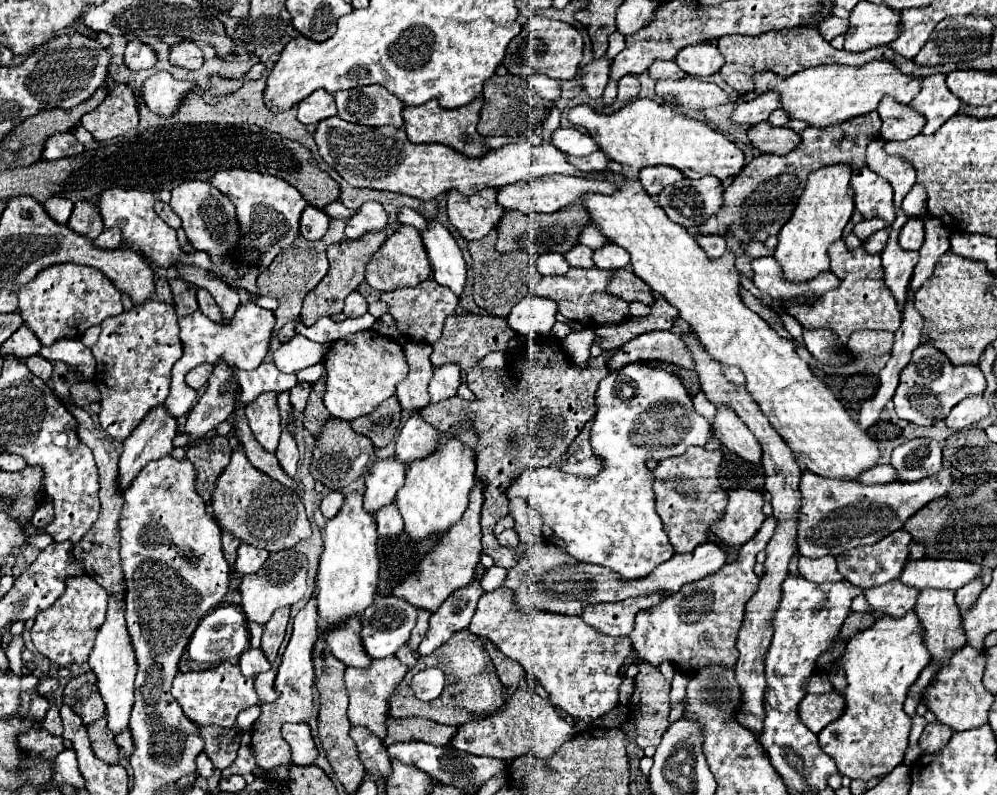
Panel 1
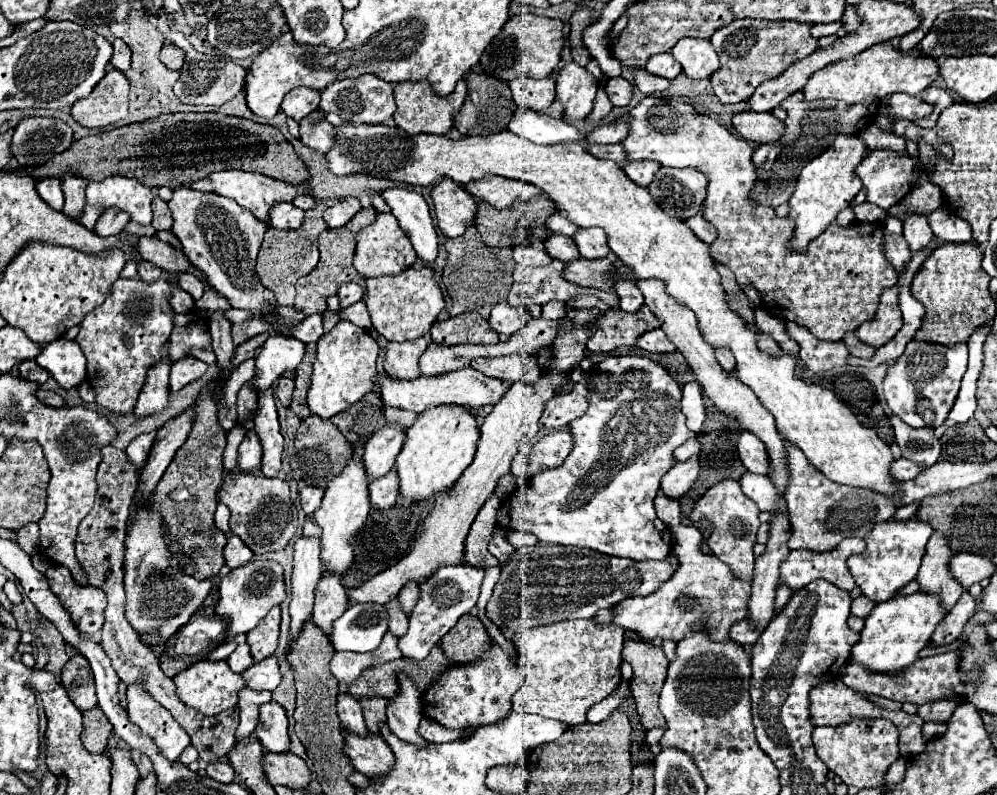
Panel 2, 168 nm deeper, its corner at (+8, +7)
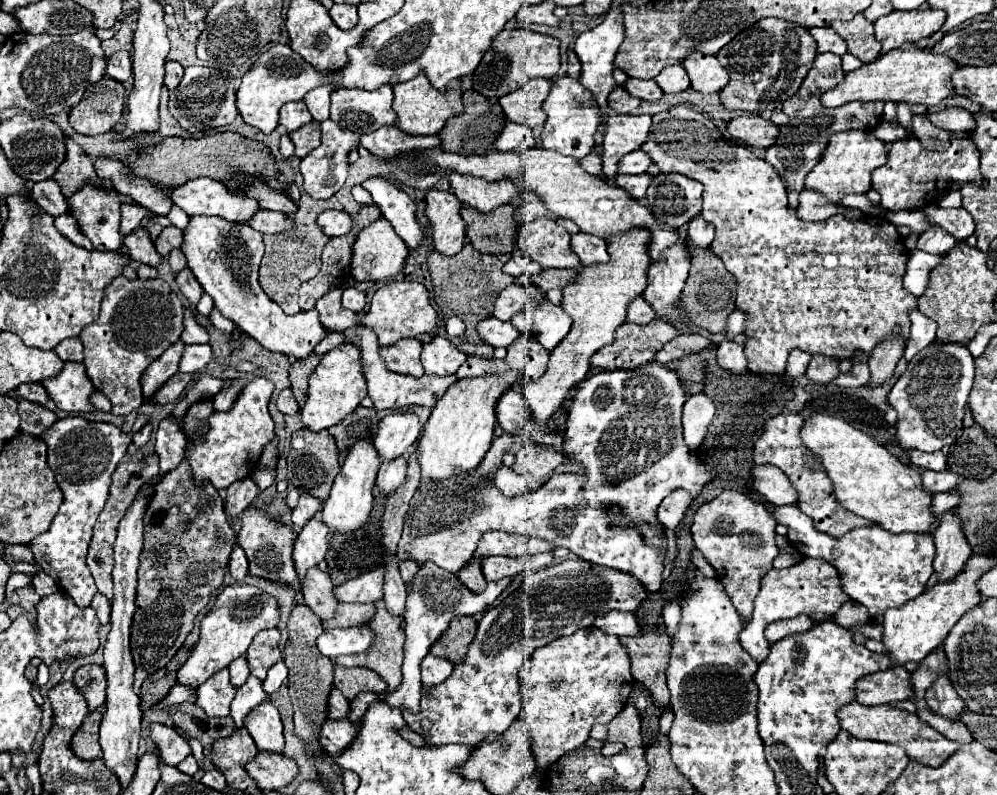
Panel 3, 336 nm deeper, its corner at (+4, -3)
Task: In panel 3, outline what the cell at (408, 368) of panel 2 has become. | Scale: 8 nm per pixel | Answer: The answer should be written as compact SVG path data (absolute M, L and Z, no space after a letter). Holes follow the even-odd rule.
M403 338L403 342L397 342L395 346L381 348L381 356L385 358L387 368L397 374L409 374L409 376L423 374L419 354L421 354L421 342L417 338Z

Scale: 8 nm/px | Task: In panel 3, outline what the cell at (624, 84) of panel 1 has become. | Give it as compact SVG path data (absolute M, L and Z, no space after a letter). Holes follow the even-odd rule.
M615 86L609 94L609 106L617 112L617 114L633 114L639 108L641 100L633 98L625 88Z

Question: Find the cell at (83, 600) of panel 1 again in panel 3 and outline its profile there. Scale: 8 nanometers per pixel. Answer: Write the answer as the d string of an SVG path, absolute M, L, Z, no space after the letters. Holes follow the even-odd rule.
M95 594L93 602L91 602L91 608L95 608L97 612L97 618L101 624L107 624L109 622L109 614L111 614L111 602L107 602L107 598L103 598L103 594Z

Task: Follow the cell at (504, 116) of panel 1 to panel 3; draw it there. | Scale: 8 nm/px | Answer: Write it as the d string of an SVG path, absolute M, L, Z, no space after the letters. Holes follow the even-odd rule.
M467 90L463 92L463 112L459 116L453 116L445 122L443 130L439 132L441 138L441 150L445 152L457 152L463 156L471 156L471 154L487 154L493 150L493 144L497 140L497 136L501 134L507 118L503 114L503 110L499 108L499 104L489 102L487 98L483 98L481 94Z

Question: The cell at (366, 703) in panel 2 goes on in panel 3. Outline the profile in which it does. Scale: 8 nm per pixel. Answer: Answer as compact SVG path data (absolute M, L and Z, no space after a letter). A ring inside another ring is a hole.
M363 692L363 694L357 694L355 700L351 700L351 714L347 714L347 718L355 724L359 724L359 720L363 718L363 714L367 712L369 704L371 702L377 702L379 696L375 692Z

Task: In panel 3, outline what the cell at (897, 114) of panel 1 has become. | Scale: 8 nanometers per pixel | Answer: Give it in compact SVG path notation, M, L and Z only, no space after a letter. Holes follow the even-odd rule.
M947 108L943 112L929 114L929 118L935 126L953 134L971 134L971 130L975 130L973 114L963 108Z

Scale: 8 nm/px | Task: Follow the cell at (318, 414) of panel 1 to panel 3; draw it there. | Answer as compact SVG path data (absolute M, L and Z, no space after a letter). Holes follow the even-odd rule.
M313 352L313 354L309 354L307 358L297 360L297 362L291 364L291 368L289 368L291 390L293 390L299 406L305 404L305 398L307 398L307 380L309 380L309 376L313 374L313 370L317 368L319 362L321 362L321 356Z

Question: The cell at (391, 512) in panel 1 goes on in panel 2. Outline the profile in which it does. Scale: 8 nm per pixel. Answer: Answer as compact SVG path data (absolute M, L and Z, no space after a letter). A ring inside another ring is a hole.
M391 470L381 480L375 480L375 484L371 482L371 486L369 486L371 504L375 510L381 510L381 512L395 506L397 494L399 494L399 480L397 480L395 470Z

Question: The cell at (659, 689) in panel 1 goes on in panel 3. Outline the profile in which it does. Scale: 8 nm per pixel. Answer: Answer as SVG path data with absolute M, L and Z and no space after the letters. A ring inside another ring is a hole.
M645 628L643 634L623 636L621 644L625 646L631 658L631 674L637 682L643 682L653 696L653 702L665 710L669 706L669 690L665 670L669 666L671 638L667 632Z

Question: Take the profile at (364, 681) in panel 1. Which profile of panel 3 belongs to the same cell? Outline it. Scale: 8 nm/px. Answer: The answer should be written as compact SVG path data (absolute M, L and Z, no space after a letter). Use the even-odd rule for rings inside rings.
M383 600L375 602L375 616L371 618L371 622L367 622L367 626L373 630L375 634L375 646L371 646L371 650L367 650L367 654L355 654L355 656L339 656L335 662L339 662L341 666L365 666L375 671L387 683L386 692L396 690L403 678L401 674L401 664L403 664L403 642L405 642L405 634L403 634L403 626L401 626L401 618L395 618Z

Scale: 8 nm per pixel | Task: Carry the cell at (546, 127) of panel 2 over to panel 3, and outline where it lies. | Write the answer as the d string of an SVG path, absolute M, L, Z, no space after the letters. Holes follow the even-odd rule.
M507 122L503 128L505 130L499 134L499 138L495 142L495 150L499 150L499 152L513 152L513 150L517 150L523 144L529 144L529 148L535 146L533 132L527 126Z

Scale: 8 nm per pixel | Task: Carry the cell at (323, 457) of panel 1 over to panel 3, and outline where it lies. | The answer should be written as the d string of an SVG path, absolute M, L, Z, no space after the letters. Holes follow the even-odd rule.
M307 428L293 432L291 436L291 452L287 456L287 480L299 490L307 492L319 500L327 500L327 494L331 492L333 480L339 474L341 464L339 464L339 450L335 446L333 436L323 430L323 432L311 432Z

